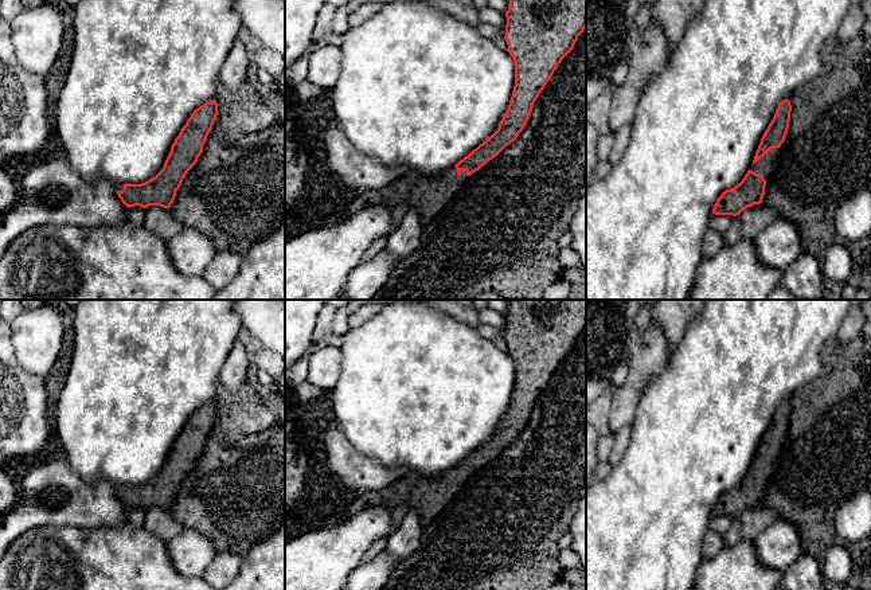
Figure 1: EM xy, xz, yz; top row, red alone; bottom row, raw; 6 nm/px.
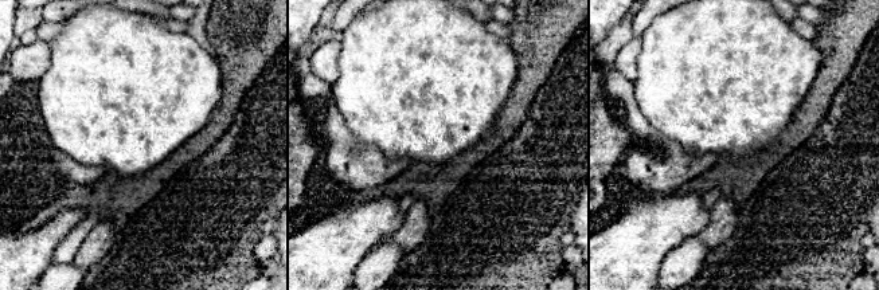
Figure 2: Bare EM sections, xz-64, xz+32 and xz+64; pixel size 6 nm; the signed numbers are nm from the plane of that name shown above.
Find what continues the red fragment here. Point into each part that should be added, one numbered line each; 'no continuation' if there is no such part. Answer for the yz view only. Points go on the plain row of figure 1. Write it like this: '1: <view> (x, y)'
1: yz (766, 467)

